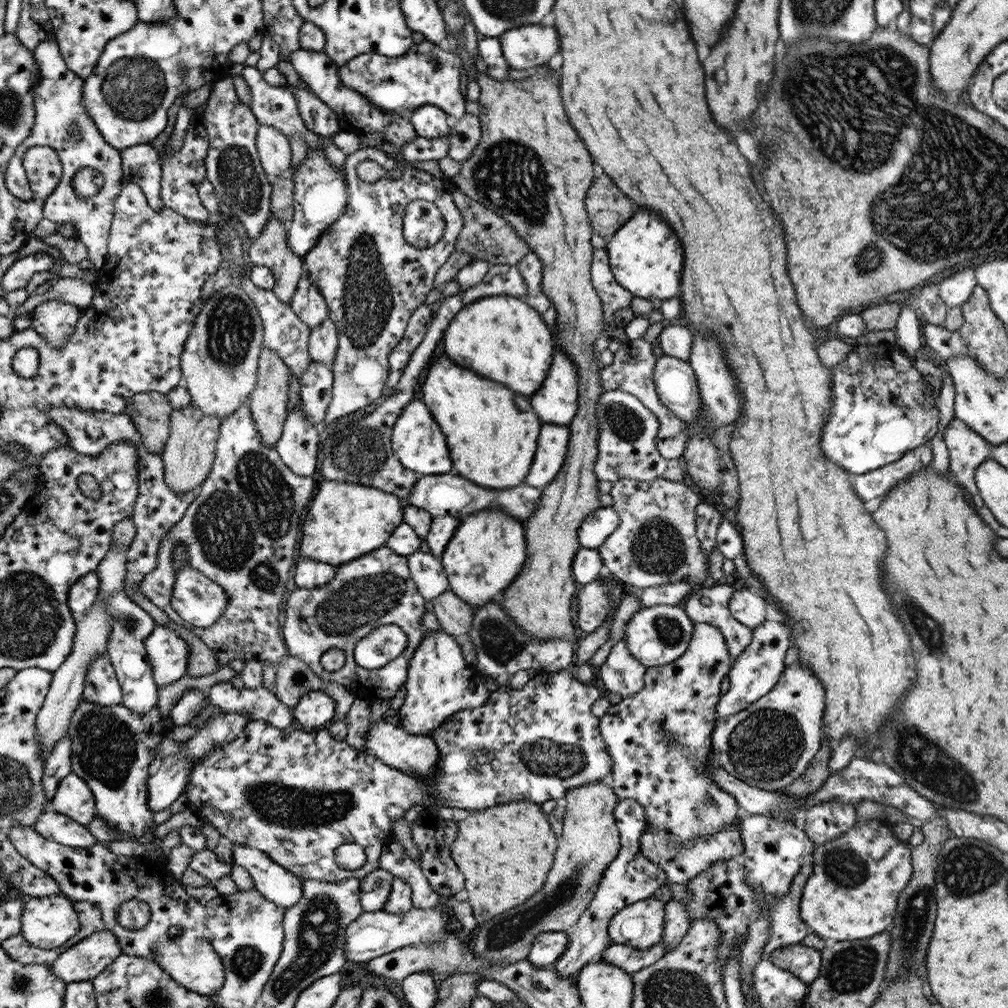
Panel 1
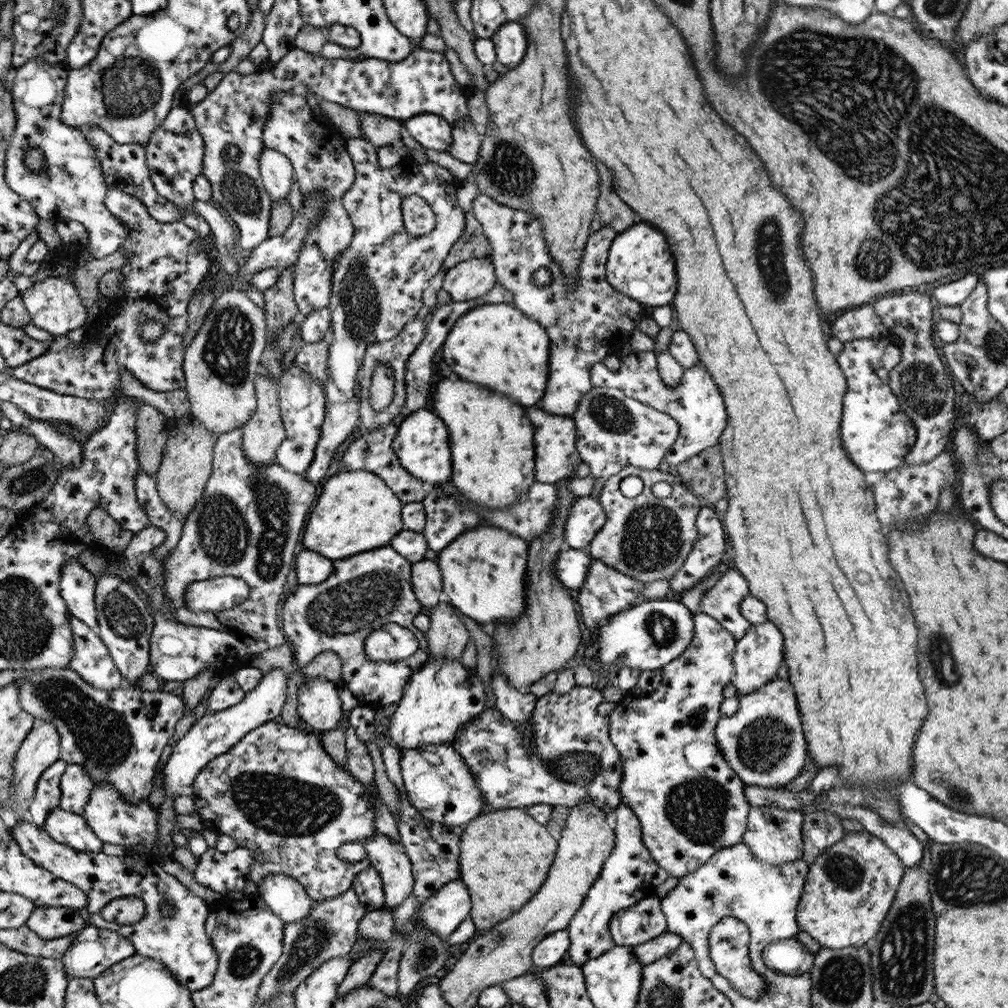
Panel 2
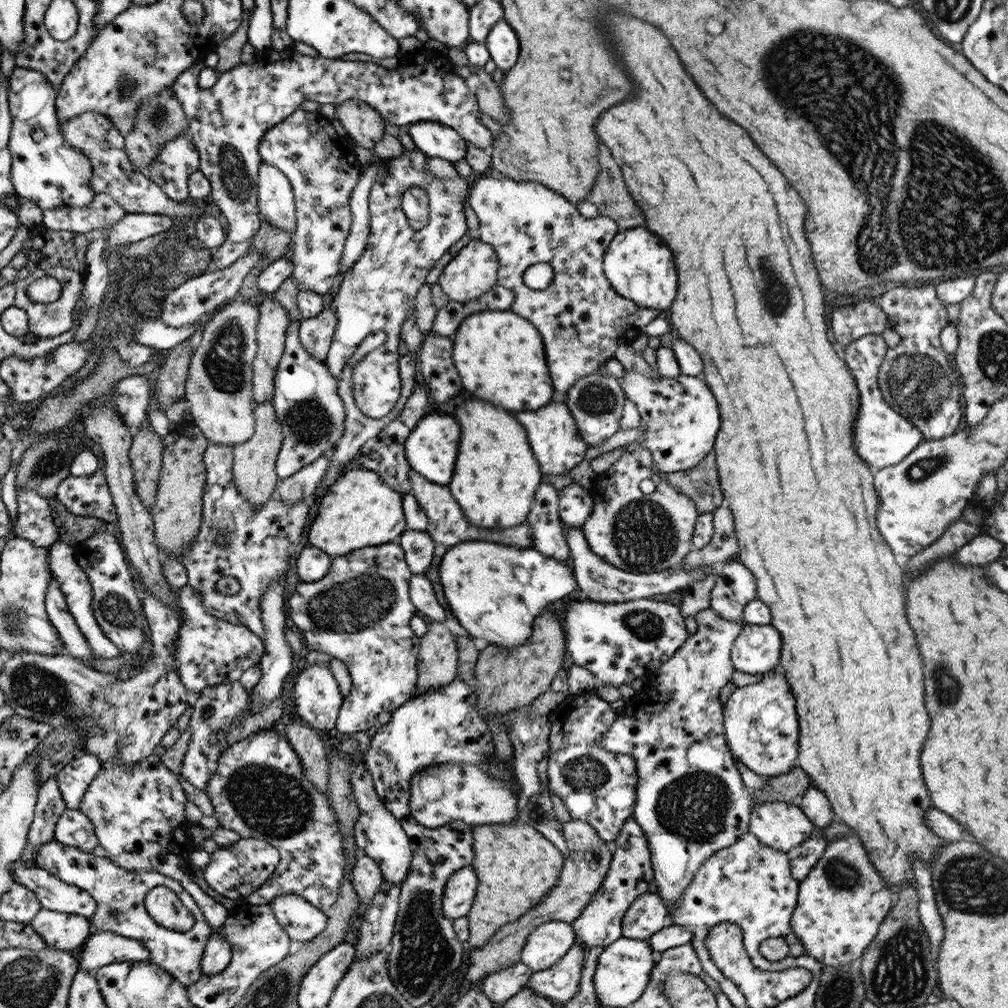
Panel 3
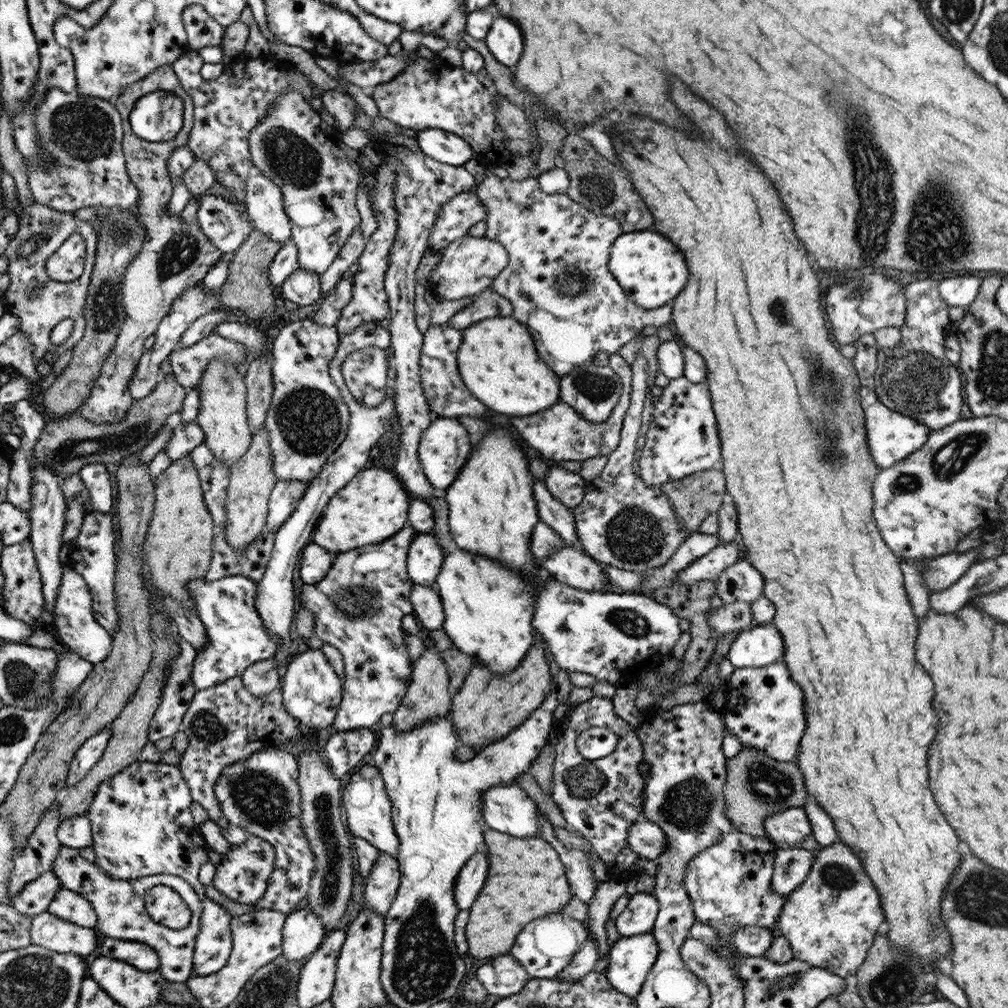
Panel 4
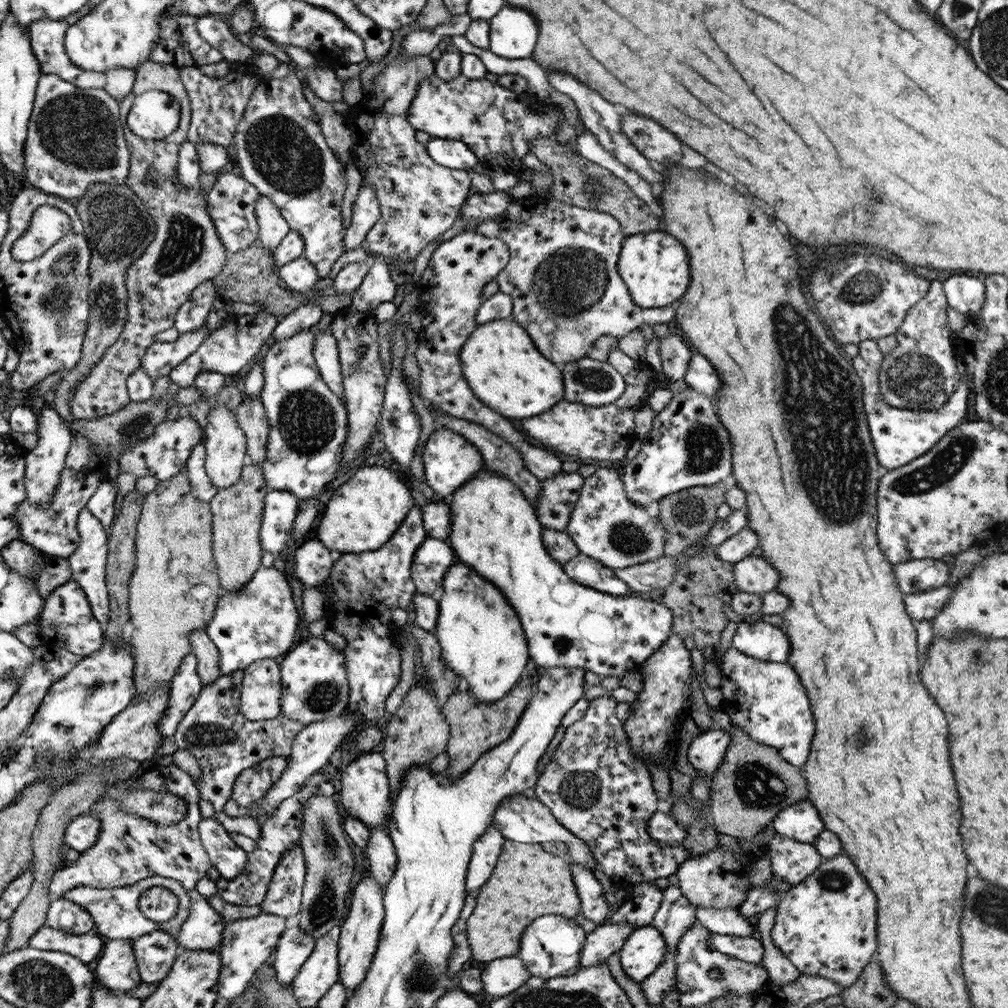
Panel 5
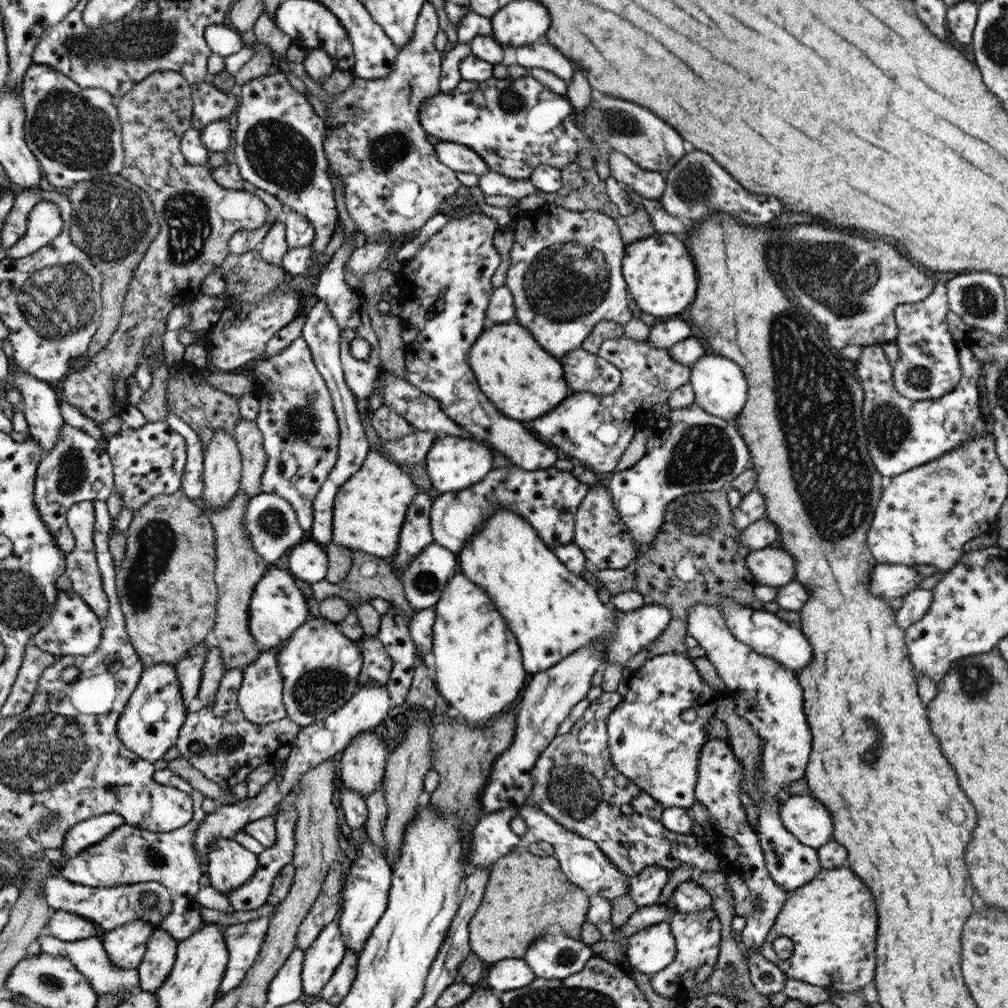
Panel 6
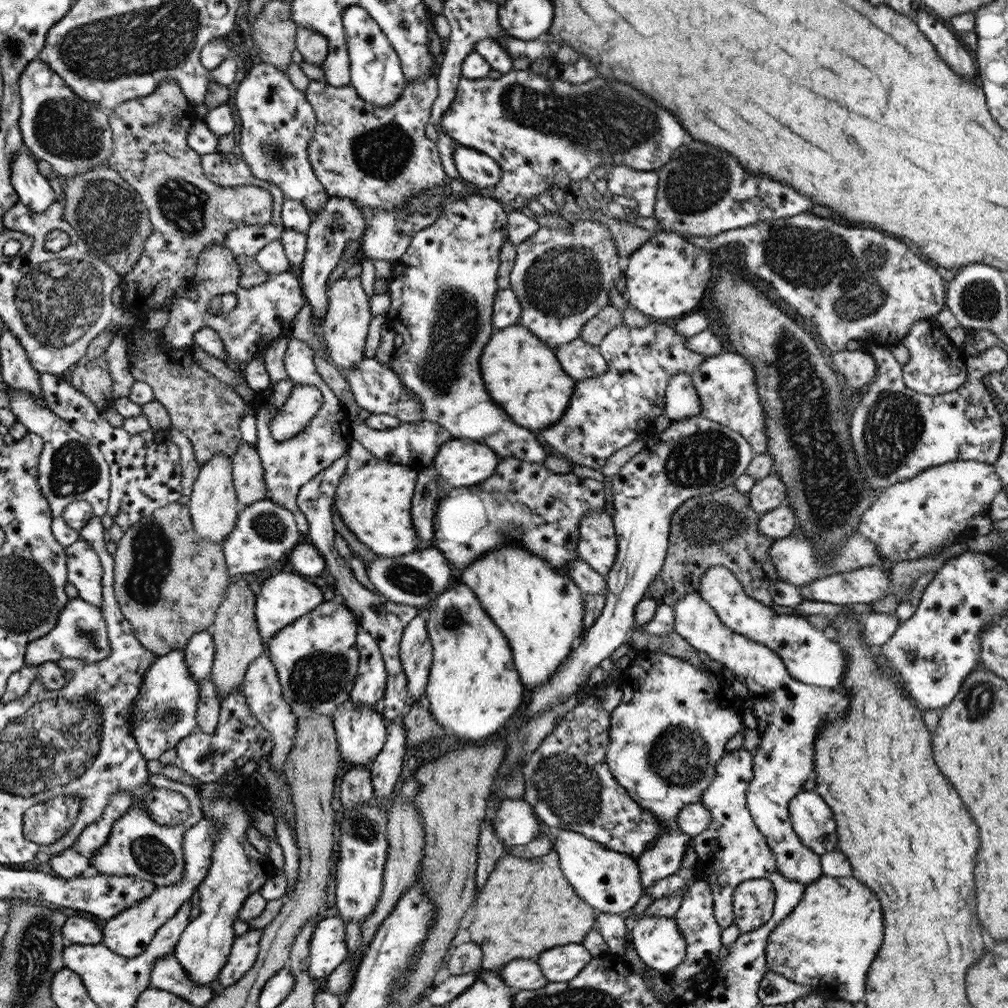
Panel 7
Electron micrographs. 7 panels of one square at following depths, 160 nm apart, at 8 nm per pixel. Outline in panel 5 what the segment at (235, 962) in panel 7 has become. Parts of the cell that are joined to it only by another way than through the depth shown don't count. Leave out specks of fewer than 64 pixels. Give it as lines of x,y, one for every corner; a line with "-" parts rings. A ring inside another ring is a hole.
260,913
247,919
240,919
227,926
223,932
222,946
219,948
222,957
221,974
219,976
219,997
230,1000
236,999
247,990
252,983
255,972
264,963
271,960
275,948
279,944
286,929
286,917
272,913

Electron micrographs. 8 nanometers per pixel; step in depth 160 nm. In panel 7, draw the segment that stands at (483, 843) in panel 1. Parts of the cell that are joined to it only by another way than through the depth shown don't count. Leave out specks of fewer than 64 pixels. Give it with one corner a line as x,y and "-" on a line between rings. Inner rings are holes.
553,849
548,854
532,858
504,854
478,896
476,918
468,927
468,932
470,940
482,948
482,969
493,970
500,969
511,960
534,959
536,954
560,944
580,944
588,931
595,928
595,924
595,908
585,903
568,883
561,872
558,853

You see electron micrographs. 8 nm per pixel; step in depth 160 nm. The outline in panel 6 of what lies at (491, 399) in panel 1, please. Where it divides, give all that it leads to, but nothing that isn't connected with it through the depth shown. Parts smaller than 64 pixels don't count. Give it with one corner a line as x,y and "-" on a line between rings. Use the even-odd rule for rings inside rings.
498,507
487,521
480,524
475,535
463,544
458,557
461,573
484,590
488,600
492,600
494,608
504,618
505,624
520,646
522,666
526,673
532,675
552,668
566,656
590,643
600,643
605,648
606,664
620,664
624,668
630,658
638,655
644,647
658,641
670,626
671,613
663,605
649,602
634,612
618,612
615,607
608,608
604,601
600,600
597,589
581,576
570,572
523,516
504,507

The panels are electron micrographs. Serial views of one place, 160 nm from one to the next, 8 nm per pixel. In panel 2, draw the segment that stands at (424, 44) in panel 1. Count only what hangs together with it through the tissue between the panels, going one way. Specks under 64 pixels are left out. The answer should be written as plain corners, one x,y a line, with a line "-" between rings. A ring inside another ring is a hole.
294,47
284,58
281,58
276,63
269,62
268,64
258,67
257,71
250,75
240,75
236,73
236,70
226,73
224,78
221,80
221,83
212,91
208,93
208,96
201,100
198,104
185,103
184,107
188,108
188,112
194,117
194,122
196,128
200,135
202,135
202,140
204,142
204,157
203,157
203,169
201,174
209,181
212,196
228,214
230,218
234,220
236,228
238,228
238,234
240,237
237,239
237,248
241,252
246,250
254,250
259,247
260,243
263,243
270,235
270,220
271,220
271,207
273,206
273,200
271,199
270,194
266,190
266,186
263,185
262,178
262,164
261,158
265,146
263,144
263,132
264,128
268,124
268,120
271,119
271,104
274,104
274,98
279,92
286,91
291,92
293,95
303,96
307,98
310,92
314,92
316,96
320,99
328,100
330,102
336,102
340,106
345,106
346,108
351,108
355,112
362,113
371,113
381,116
386,116
392,120
398,120
398,122
404,123
414,116
420,116
420,114
436,114
436,116
444,117
451,125
456,124
456,122
466,122
469,116
469,108
467,105
468,96
470,91
464,89
455,79
452,73
450,73
450,64
446,59
446,55
443,52
429,51
427,49
414,49
404,60
400,62
388,62
387,60
380,60
375,58
365,58
365,59
328,59
322,57
320,54
315,54
312,52
306,52
304,49

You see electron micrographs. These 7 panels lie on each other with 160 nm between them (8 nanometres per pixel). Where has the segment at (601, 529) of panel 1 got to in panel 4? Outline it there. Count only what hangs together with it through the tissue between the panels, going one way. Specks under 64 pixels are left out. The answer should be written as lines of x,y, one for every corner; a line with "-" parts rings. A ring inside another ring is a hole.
556,464
549,467
544,483
554,498
572,510
584,498
587,482
579,474
562,469

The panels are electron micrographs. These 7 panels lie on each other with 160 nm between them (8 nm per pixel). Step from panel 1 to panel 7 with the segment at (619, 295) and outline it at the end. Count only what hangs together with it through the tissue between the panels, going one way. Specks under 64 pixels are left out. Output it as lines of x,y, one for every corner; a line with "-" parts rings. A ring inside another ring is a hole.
582,219
571,224
569,233
540,227
529,239
519,244
515,265
509,276
510,288
522,307
518,324
524,325
554,350
581,336
584,324
610,303
608,291
614,288
621,275
611,232
600,221

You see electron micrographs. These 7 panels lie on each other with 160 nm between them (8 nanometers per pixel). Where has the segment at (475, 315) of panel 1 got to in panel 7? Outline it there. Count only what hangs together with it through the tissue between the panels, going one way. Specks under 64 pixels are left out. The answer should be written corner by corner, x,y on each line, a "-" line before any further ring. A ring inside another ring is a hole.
514,324
494,330
479,358
488,394
516,424
531,431
542,430
562,418
577,383
564,372
552,350
524,325

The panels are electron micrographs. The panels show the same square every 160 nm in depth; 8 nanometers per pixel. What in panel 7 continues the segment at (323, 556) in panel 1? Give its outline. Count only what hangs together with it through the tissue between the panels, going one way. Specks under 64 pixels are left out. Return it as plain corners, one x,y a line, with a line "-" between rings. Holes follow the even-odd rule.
355,440
352,441
348,456
347,467
336,489
333,506
344,524
350,528
350,532
377,556
402,556
424,548
416,538
410,518
410,500
414,496
416,471
376,458

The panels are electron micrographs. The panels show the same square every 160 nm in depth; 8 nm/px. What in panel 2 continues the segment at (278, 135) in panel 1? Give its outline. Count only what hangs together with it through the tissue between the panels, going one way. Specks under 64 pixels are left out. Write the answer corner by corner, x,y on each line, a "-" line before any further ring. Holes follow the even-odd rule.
265,148
260,164
262,164
263,185
266,186
273,204
282,199
287,200
294,175
290,160
275,149

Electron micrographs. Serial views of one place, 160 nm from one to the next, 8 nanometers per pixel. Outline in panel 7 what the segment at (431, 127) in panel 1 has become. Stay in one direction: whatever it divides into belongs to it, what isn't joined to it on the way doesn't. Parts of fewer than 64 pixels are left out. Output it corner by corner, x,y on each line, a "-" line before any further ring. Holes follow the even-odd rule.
460,145
454,150
452,159
460,174
460,181
473,191
489,193
500,182
502,171
499,164
482,152

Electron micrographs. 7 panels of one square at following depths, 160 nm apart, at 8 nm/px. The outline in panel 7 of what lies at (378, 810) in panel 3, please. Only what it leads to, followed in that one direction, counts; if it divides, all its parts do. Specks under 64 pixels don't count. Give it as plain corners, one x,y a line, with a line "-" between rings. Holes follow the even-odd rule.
352,701
343,702
332,714
335,733
344,762
350,766
371,764
386,743
386,720
375,711
374,704

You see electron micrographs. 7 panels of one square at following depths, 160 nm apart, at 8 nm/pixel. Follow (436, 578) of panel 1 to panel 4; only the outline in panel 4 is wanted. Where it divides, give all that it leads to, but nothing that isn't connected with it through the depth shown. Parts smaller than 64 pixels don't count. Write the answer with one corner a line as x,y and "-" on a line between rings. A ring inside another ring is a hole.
414,584
409,600
413,607
413,615
426,632
442,629
444,606
439,594
431,586

